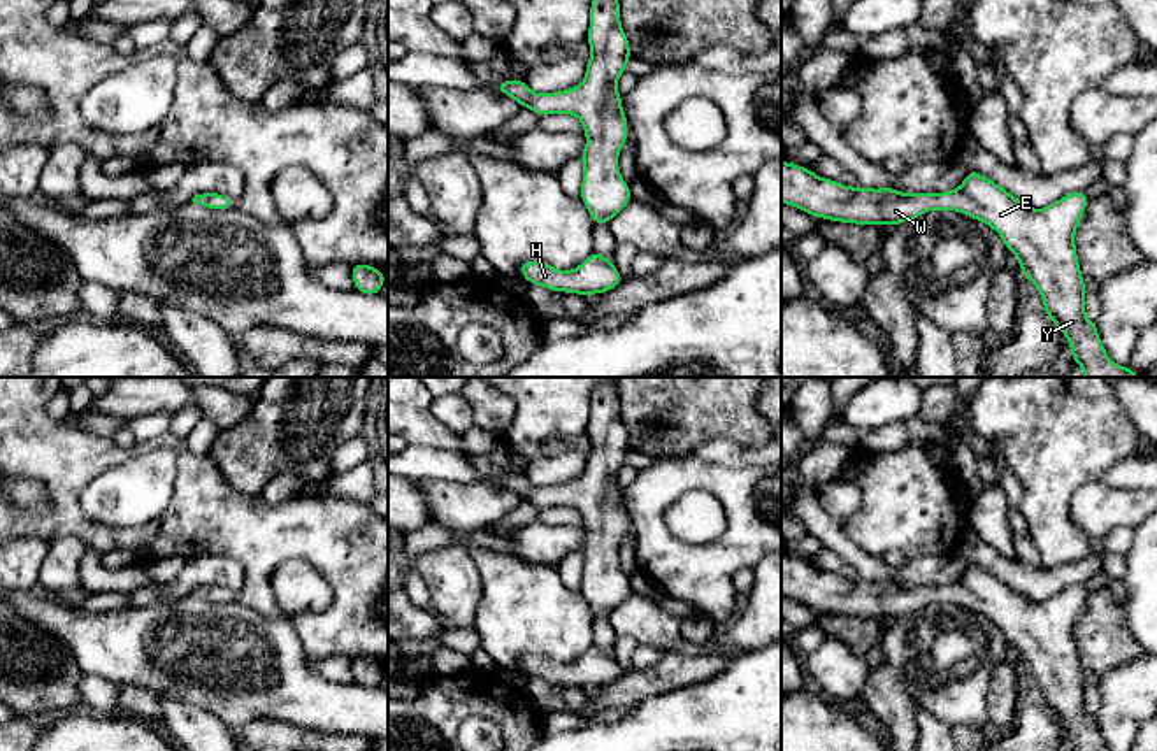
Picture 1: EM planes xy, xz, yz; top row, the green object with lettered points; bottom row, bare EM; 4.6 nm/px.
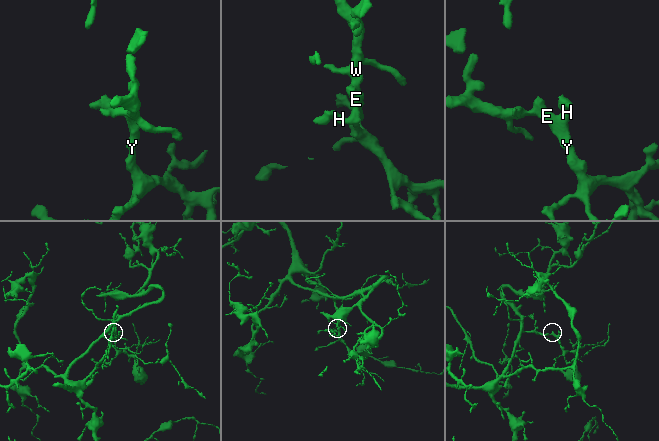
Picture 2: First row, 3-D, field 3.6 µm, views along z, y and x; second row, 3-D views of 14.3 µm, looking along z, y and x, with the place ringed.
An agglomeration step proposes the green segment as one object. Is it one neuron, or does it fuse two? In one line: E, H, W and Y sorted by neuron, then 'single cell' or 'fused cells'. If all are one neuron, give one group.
E H W Y | single cell

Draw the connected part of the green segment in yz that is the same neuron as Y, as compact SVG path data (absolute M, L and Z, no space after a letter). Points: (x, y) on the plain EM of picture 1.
M781 554L781 597L809 609L895 619L934 602L959 604L988 618L1018 651L1022 669L1038 681L1045 707L1067 730L1071 751L1110 751L1096 716L1085 711L1087 679L1074 640L1074 625L1089 593L1085 584L1073 584L1038 604L974 563L967 563L957 583L945 586L848 581Z

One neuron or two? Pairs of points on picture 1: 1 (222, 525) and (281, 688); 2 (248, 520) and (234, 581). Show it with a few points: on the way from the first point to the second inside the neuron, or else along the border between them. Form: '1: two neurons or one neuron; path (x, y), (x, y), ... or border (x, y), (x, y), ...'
1: two neurons; border (236, 597), (265, 616), (280, 618), (283, 615)
2: two neurons; border (199, 555), (232, 557), (243, 567), (241, 592)

